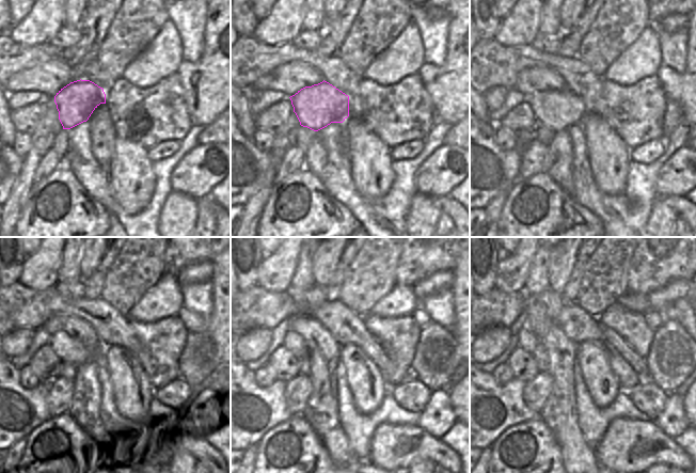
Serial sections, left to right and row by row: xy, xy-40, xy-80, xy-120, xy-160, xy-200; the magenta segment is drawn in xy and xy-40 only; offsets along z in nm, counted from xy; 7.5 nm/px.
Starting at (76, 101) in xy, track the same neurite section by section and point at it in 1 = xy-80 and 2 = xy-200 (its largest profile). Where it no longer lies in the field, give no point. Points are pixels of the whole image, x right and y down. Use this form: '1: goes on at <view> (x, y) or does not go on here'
1: goes on at xy-80 (557, 110)
2: goes on at xy-200 (526, 340)

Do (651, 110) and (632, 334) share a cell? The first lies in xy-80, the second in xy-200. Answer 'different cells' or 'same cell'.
same cell

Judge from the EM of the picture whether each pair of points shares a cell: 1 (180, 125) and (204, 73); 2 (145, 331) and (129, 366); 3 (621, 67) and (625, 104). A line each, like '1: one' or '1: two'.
1: two
2: two
3: two

